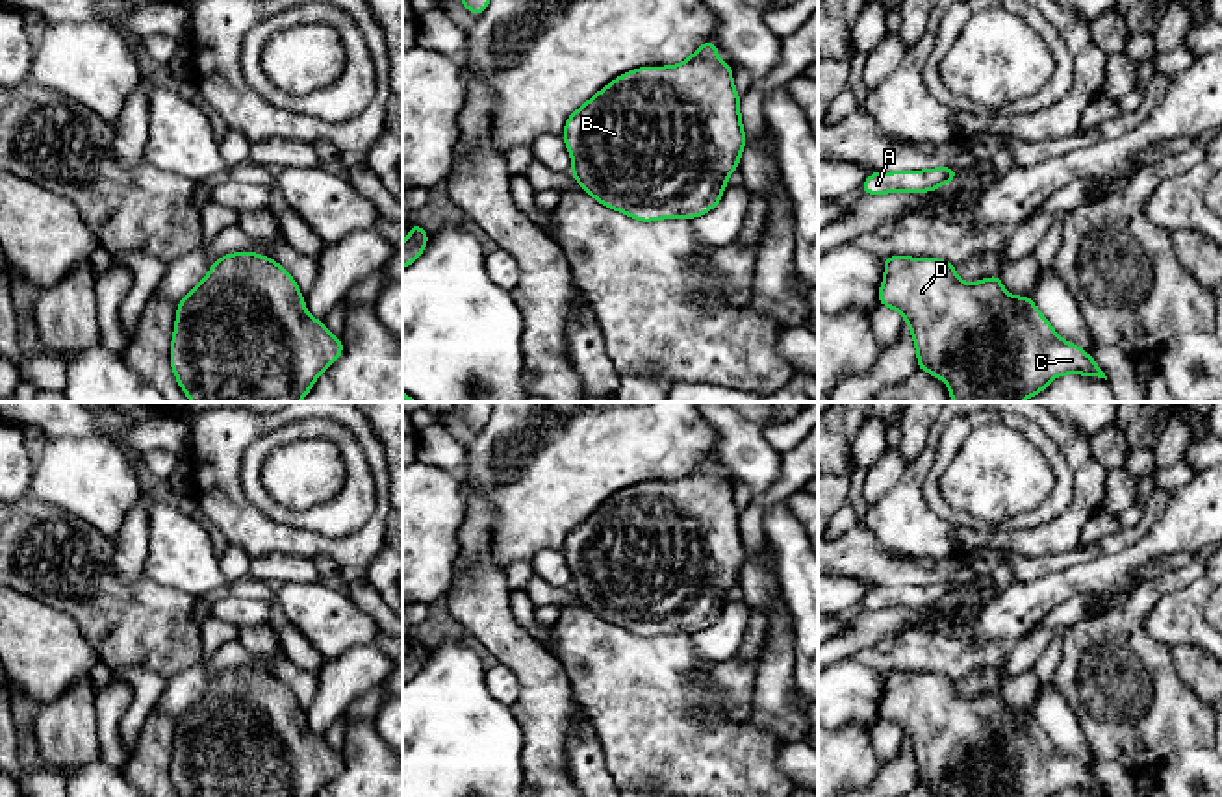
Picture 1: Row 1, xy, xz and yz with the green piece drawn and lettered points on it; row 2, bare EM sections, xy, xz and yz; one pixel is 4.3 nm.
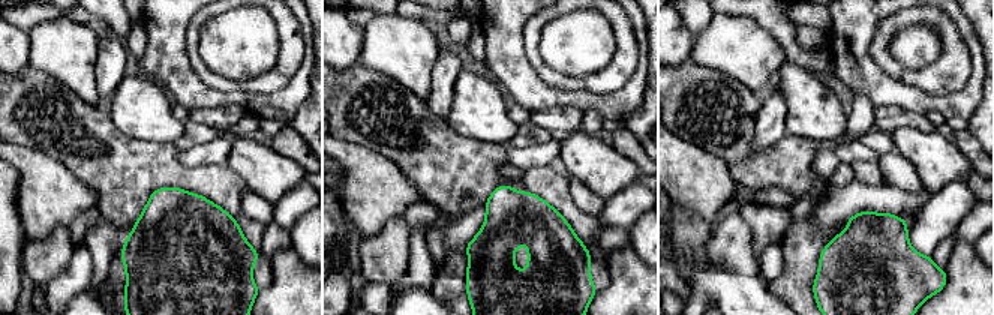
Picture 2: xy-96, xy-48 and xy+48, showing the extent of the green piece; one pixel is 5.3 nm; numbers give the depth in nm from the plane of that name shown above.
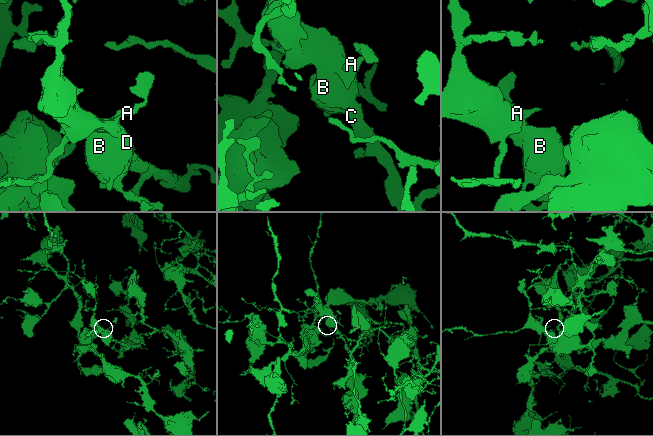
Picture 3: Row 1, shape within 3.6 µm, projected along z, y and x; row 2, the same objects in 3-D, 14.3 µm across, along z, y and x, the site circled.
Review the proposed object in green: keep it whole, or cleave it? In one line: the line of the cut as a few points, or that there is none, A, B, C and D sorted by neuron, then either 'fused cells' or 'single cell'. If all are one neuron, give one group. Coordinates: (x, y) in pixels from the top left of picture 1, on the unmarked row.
no cut | A B C D | single cell

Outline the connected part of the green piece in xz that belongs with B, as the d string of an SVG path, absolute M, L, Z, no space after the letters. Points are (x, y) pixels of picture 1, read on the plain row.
M714 456L703 458L684 478L671 482L642 482L627 489L617 491L612 499L593 510L584 521L566 536L562 552L567 560L567 567L573 575L571 591L579 601L590 608L597 617L616 626L621 626L632 634L651 638L656 634L694 634L705 630L708 625L719 621L721 608L727 602L727 591L738 586L738 575L745 562L745 547L740 536L740 512L732 499L732 482L718 474L718 462Z

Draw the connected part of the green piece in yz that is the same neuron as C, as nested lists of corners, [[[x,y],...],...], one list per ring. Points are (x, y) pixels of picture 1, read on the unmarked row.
[[[938,673],[883,675],[879,721],[894,723],[910,741],[920,786],[946,797],[1050,797],[1061,790],[1107,795],[1094,773],[1055,749],[1029,710],[1009,710],[999,689],[966,699],[957,691],[955,680]]]

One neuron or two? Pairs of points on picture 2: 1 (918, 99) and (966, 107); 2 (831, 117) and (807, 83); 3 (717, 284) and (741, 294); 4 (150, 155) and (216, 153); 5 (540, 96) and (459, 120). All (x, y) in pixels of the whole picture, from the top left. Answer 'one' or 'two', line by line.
1: one
2: one
3: one
4: two
5: two

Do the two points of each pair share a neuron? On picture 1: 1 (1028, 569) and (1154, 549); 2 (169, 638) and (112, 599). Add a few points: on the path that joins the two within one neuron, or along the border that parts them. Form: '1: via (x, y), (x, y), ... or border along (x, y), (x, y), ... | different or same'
1: border along (1139, 542), (1117, 553), (1069, 566), (1057, 573) | different
2: via (154, 629), (138, 625), (127, 614) | same

